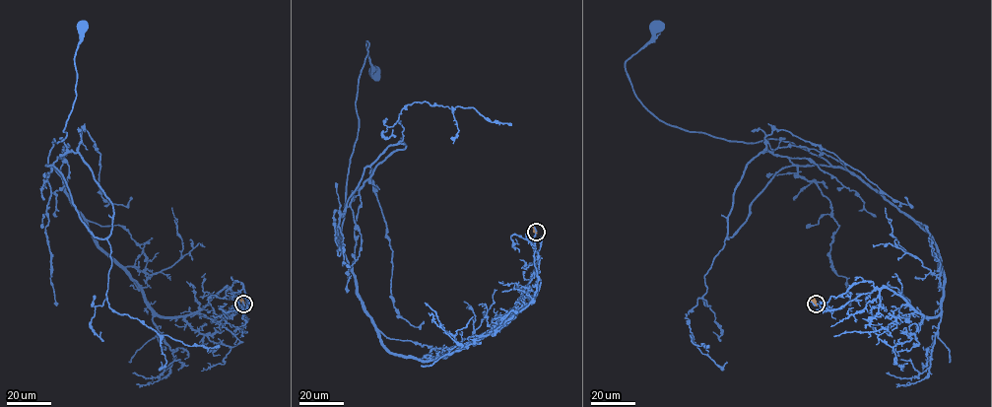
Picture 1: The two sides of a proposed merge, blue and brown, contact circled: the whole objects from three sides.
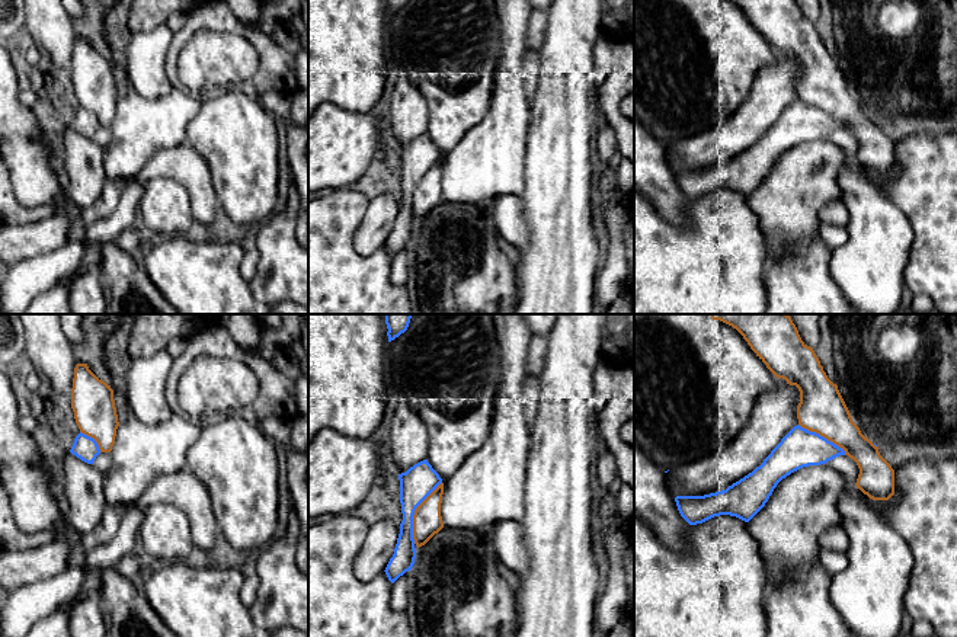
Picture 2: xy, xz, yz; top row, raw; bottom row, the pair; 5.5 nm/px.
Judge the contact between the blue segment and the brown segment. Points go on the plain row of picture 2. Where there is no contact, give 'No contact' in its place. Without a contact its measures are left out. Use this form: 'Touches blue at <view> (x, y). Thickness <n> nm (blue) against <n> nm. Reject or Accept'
Touches blue at xz (413, 186). Thickness 180 nm (blue) against 160 nm. Reject

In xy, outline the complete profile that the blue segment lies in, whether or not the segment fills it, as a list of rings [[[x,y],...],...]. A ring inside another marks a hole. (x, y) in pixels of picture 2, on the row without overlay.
[[[80,106],[74,113],[70,127],[77,132],[80,132],[81,135],[93,138],[96,131],[100,128],[100,124],[93,112]]]

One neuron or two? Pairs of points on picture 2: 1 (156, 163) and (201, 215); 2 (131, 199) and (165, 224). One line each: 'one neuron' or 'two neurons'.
1: one neuron
2: two neurons

